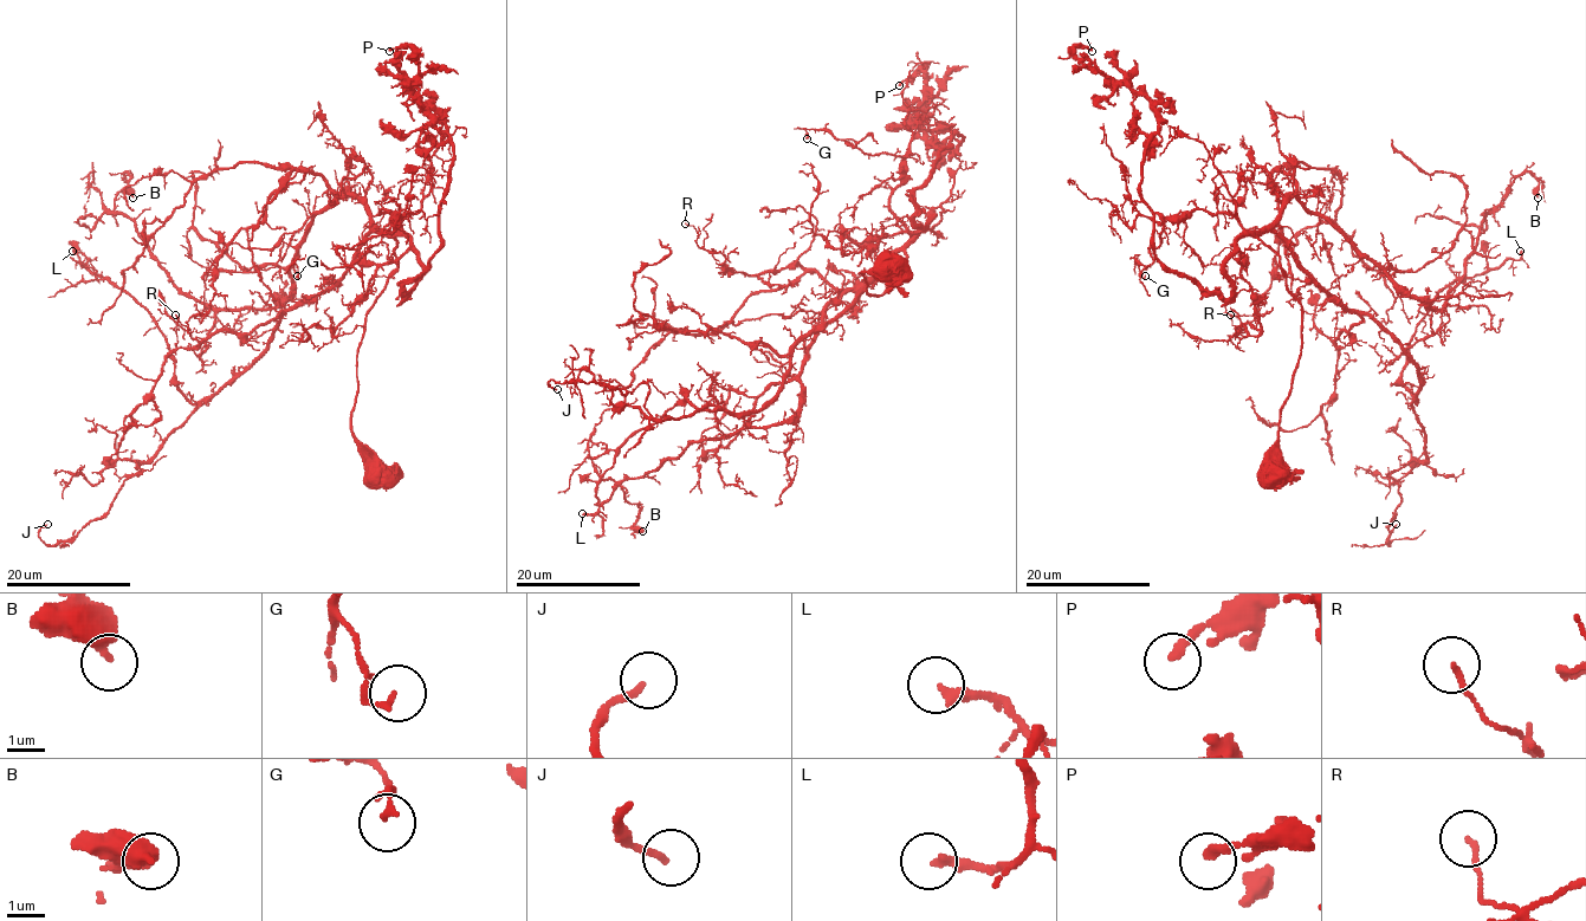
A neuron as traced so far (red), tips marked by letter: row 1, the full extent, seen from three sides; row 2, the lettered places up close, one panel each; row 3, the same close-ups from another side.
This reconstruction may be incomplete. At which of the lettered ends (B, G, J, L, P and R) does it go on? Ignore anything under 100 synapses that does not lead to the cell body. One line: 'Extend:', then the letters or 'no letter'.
Extend: no letter

